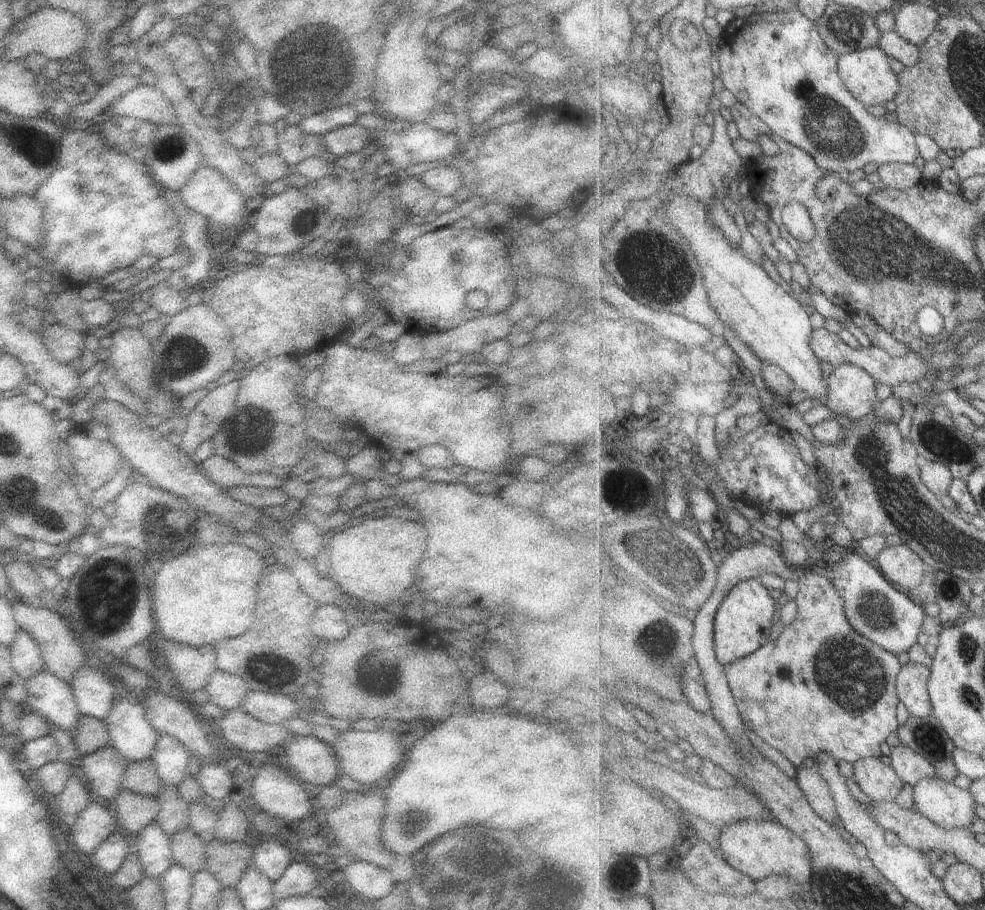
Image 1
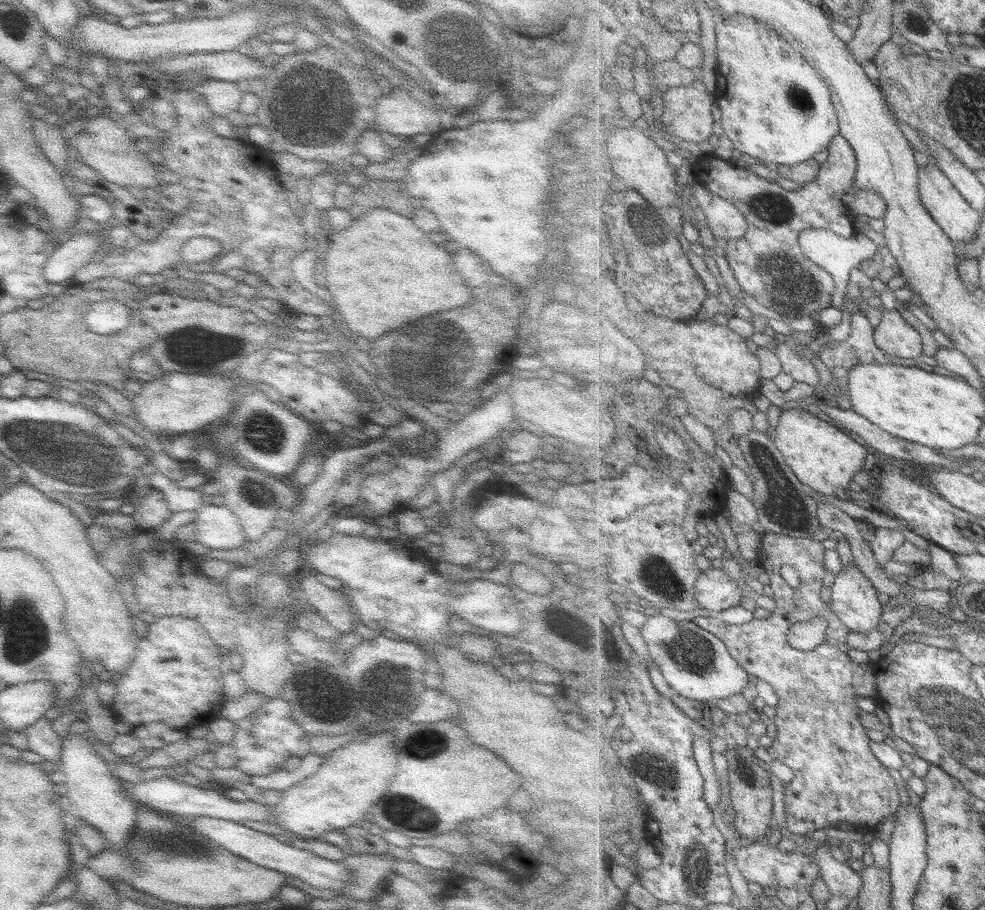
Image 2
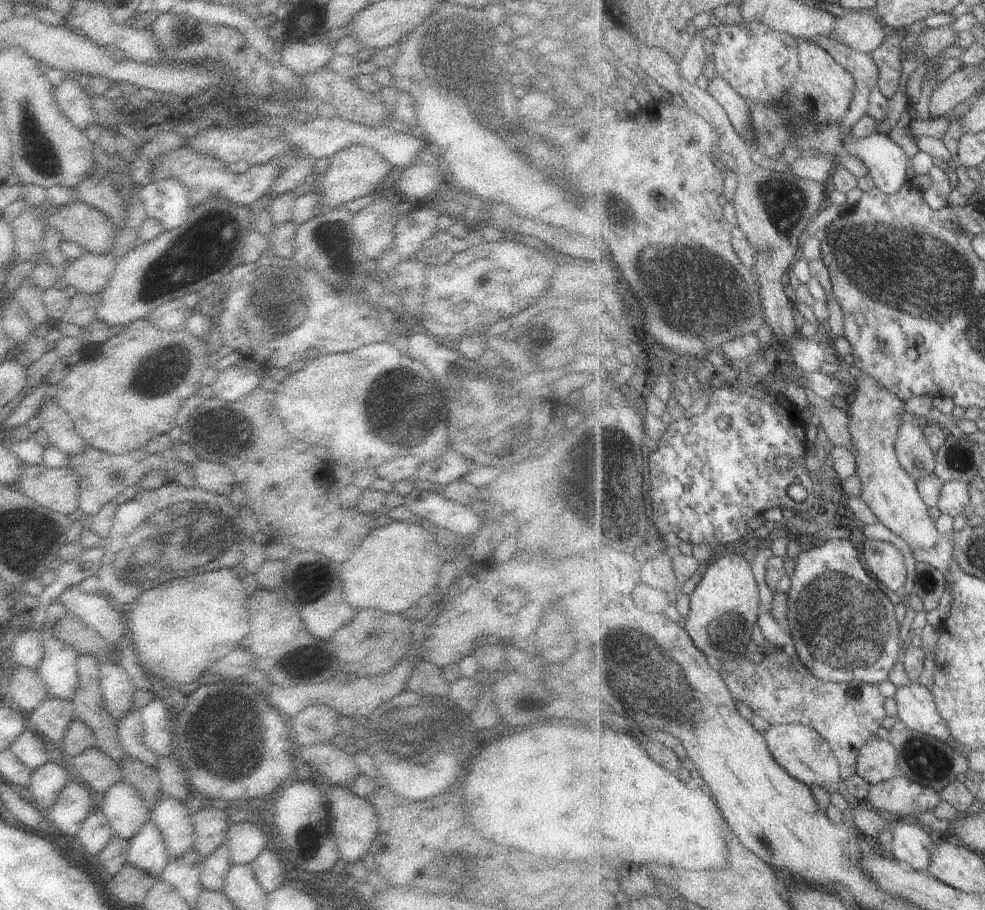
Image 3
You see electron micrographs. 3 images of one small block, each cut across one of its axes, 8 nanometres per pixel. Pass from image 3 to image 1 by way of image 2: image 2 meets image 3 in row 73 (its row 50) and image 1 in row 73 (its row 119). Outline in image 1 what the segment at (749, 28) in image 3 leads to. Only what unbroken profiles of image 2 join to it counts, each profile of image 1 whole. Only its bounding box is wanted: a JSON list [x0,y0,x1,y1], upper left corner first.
[718,9,921,174]

